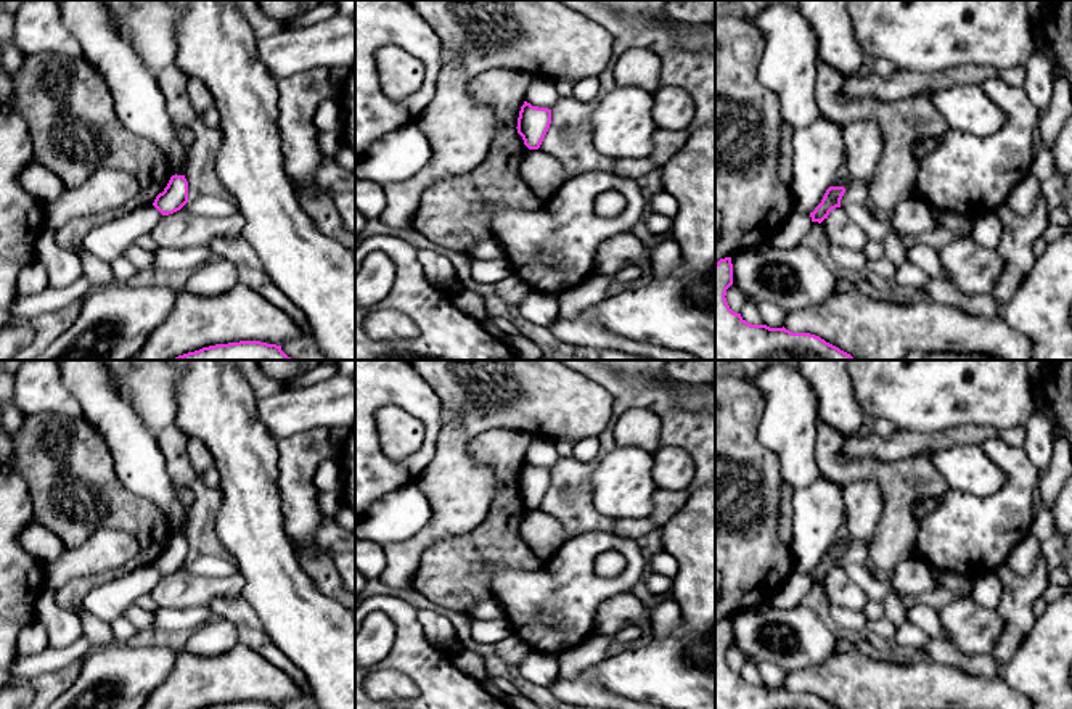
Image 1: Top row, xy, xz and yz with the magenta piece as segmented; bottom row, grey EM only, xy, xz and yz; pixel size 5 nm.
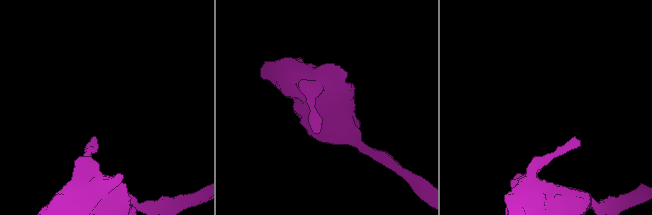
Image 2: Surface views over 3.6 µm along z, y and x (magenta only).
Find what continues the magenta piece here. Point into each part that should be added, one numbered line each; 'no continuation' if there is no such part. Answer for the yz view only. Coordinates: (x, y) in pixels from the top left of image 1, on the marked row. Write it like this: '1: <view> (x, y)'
no continuation

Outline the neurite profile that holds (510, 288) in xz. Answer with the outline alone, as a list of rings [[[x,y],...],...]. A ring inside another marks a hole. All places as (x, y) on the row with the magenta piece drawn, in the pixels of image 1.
[[[514,273],[506,275],[495,283],[497,293],[509,304],[519,307],[527,294],[532,291],[526,283],[522,283]]]

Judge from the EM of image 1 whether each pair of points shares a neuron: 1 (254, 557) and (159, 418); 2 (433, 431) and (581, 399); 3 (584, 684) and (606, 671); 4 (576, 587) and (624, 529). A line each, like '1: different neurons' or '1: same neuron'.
1: different neurons
2: different neurons
3: different neurons
4: different neurons

